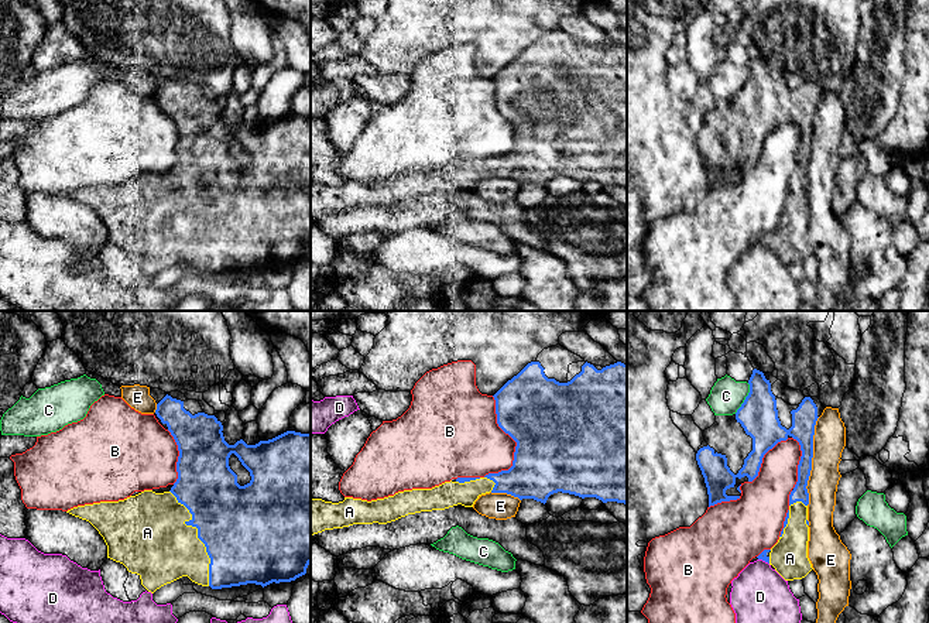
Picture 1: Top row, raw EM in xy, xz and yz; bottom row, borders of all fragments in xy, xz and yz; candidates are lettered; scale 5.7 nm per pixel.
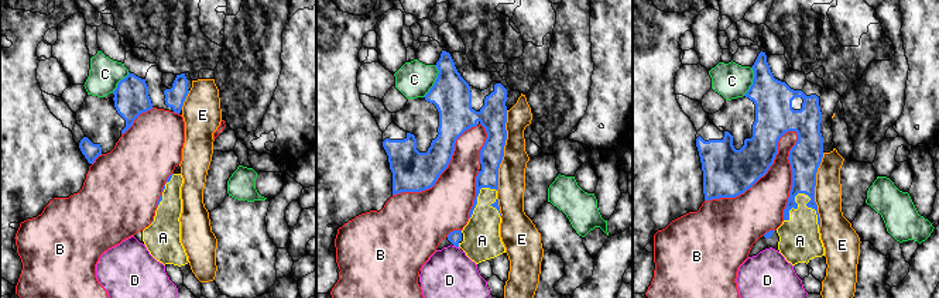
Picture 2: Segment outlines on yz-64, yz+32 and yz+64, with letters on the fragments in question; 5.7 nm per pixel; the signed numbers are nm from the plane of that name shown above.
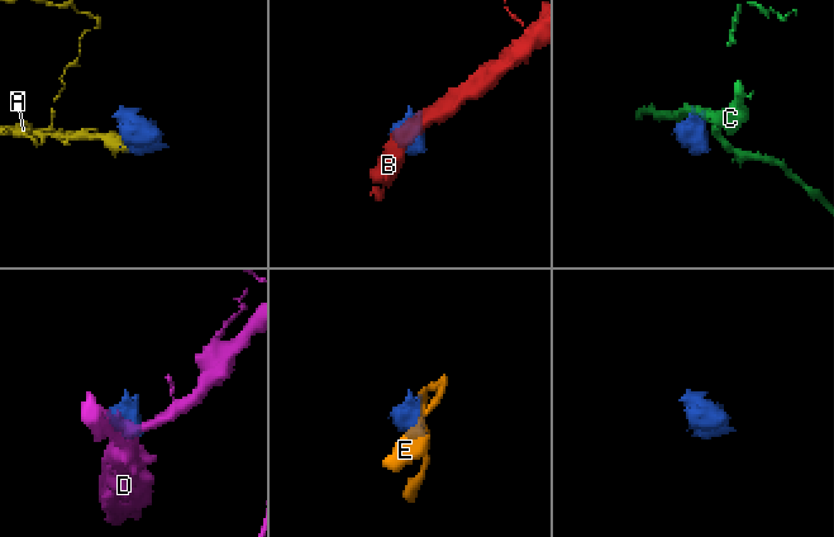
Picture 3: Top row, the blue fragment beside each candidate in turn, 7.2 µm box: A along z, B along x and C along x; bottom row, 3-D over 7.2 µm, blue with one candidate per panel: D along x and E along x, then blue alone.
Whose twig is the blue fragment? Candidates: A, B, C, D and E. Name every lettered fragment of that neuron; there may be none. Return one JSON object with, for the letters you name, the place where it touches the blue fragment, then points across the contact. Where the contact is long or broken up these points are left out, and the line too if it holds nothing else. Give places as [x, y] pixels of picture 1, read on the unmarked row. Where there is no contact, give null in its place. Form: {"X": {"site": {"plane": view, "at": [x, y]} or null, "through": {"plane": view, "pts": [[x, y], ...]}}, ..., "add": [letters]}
{"A": {"site": {"plane": "xy", "at": [198, 219]}}, "add": ["A"]}

